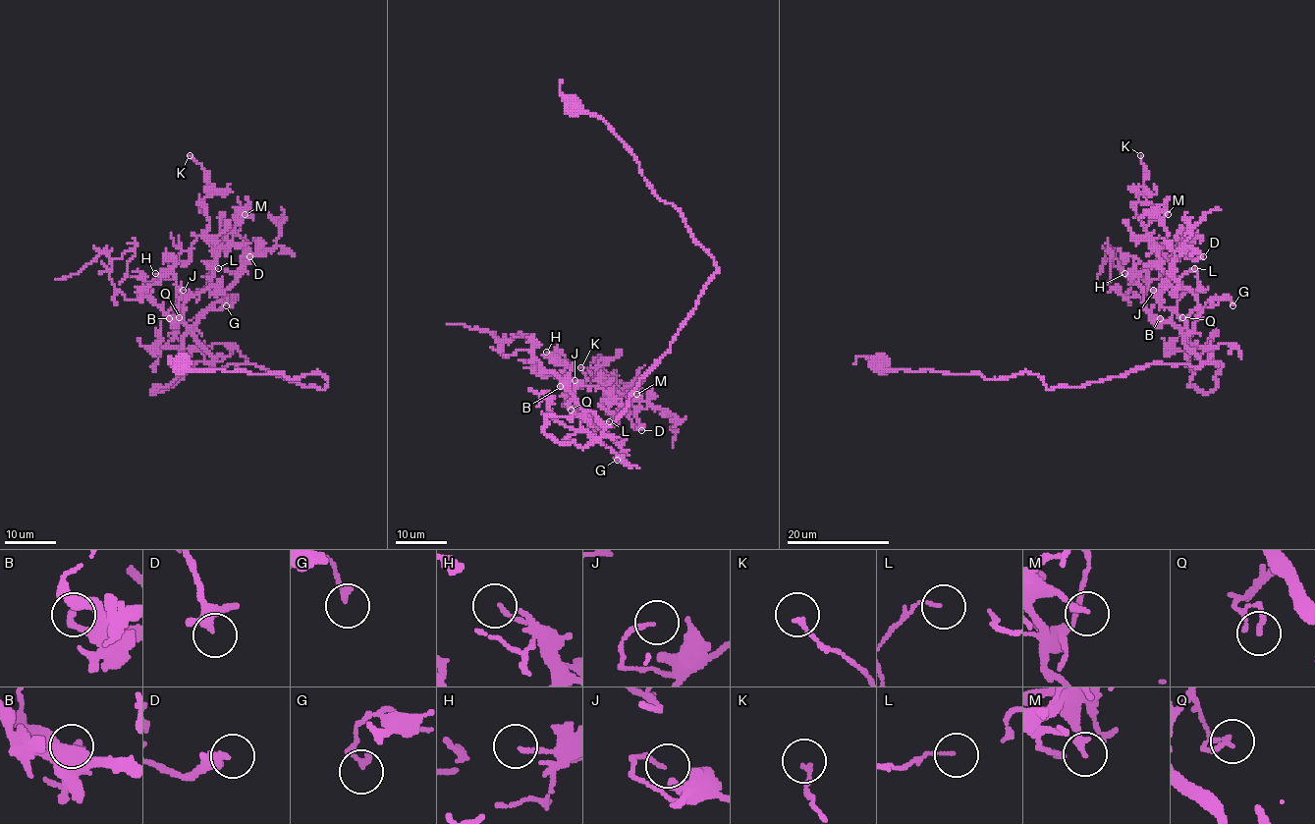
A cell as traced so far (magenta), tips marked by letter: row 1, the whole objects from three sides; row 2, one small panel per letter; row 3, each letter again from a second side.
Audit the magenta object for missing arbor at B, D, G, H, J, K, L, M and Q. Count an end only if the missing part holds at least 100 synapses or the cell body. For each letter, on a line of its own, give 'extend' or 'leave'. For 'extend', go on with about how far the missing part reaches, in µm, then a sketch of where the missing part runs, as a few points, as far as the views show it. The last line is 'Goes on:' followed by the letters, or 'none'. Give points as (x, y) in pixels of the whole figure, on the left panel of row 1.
B: leave
D: leave
G: leave
H: leave
J: leave
K: leave
L: leave
M: leave
Q: leave
Goes on: none

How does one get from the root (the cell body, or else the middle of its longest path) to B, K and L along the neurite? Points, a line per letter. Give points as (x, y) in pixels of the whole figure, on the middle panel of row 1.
B: (570, 105), (608, 126), (718, 271), (670, 351), (609, 426), (560, 386)
K: (570, 105), (718, 269), (626, 410), (604, 428), (582, 413), (616, 425), (588, 369), (605, 372), (580, 367)
L: (570, 105), (608, 126), (718, 269), (670, 351), (609, 426), (575, 398), (568, 403), (597, 426), (609, 421)

